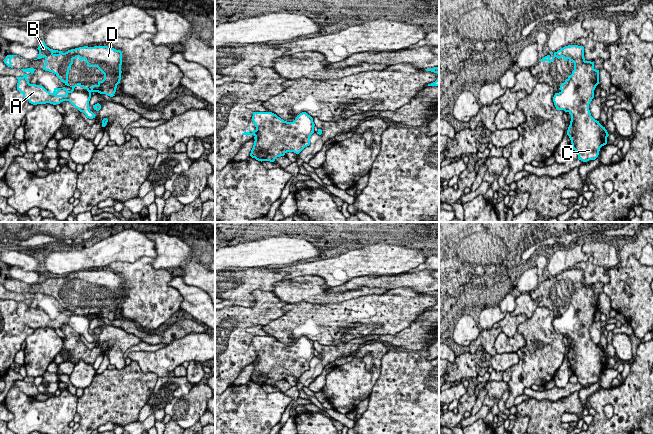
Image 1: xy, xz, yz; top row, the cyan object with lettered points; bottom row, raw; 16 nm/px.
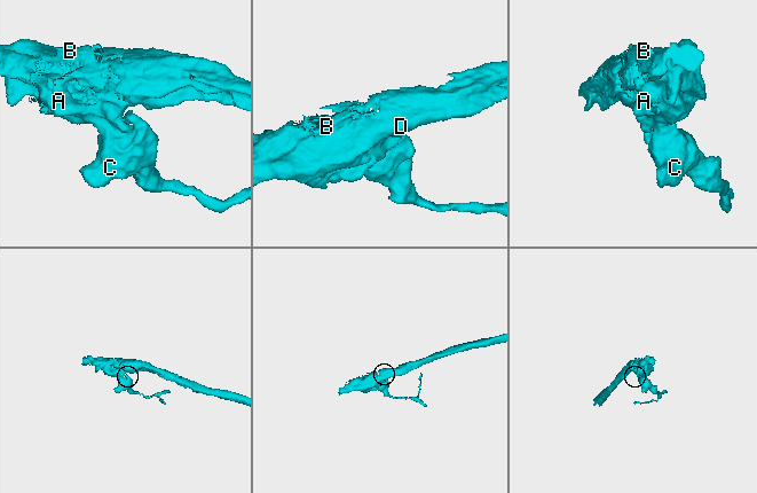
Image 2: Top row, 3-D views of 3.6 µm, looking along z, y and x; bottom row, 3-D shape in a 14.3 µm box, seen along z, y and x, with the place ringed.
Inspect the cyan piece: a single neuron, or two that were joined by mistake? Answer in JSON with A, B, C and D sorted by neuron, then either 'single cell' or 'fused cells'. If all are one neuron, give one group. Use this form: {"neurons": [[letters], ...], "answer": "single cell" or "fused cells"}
{"neurons": [["A", "C", "D"], ["B"]], "answer": "fused cells"}

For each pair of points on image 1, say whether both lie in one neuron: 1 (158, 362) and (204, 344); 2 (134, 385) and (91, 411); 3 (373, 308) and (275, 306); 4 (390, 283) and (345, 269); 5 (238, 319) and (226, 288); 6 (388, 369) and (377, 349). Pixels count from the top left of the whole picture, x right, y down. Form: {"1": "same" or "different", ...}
{"1": "same", "2": "same", "3": "different", "4": "different", "5": "different", "6": "different"}

